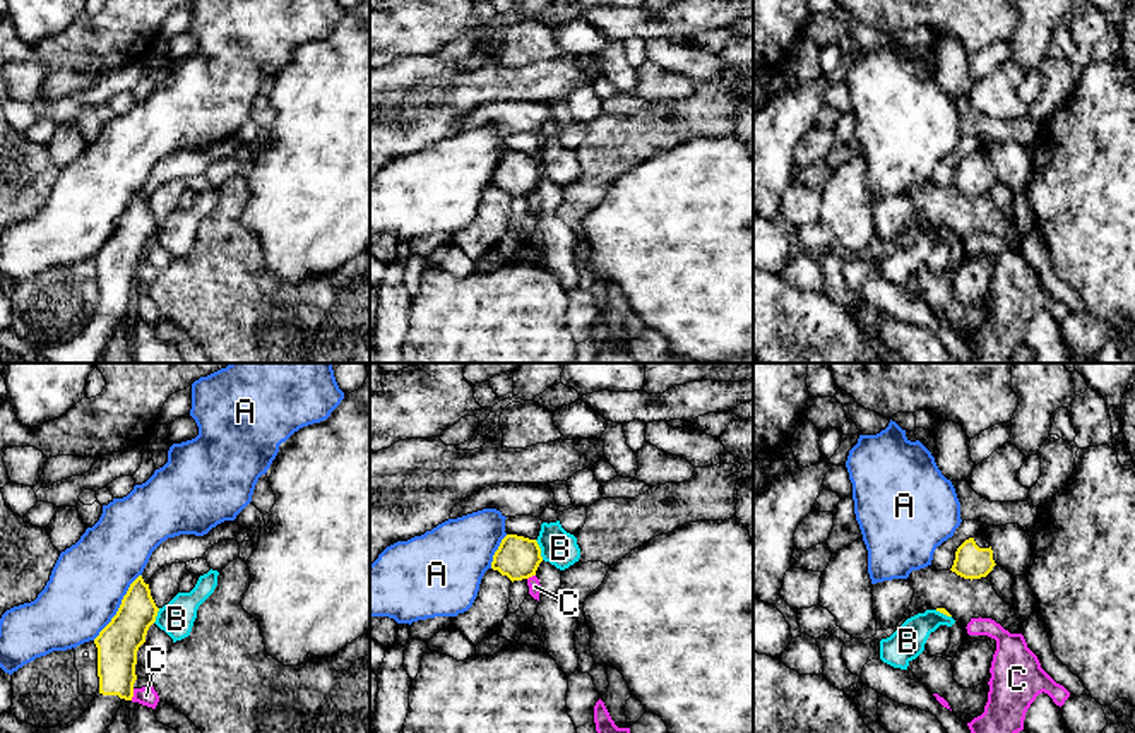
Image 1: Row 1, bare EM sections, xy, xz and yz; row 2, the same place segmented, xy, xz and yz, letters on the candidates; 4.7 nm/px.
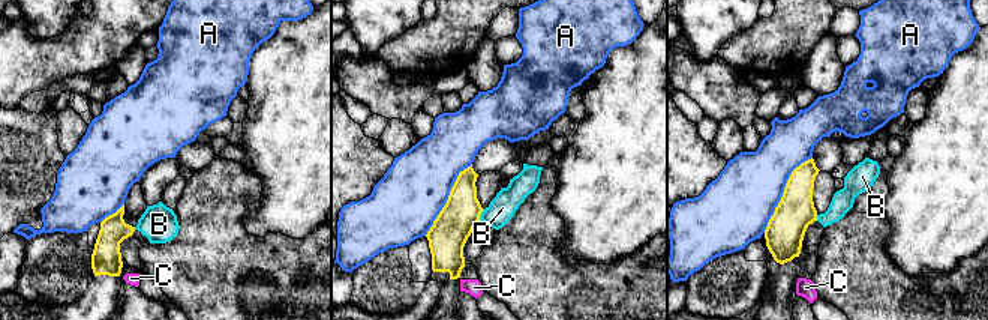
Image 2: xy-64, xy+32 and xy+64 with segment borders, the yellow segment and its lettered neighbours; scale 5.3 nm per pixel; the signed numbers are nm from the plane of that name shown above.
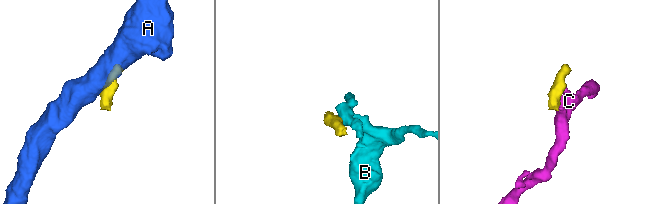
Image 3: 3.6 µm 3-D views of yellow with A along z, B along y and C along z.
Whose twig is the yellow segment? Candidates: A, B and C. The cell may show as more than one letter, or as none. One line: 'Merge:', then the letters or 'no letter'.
Merge: no letter

